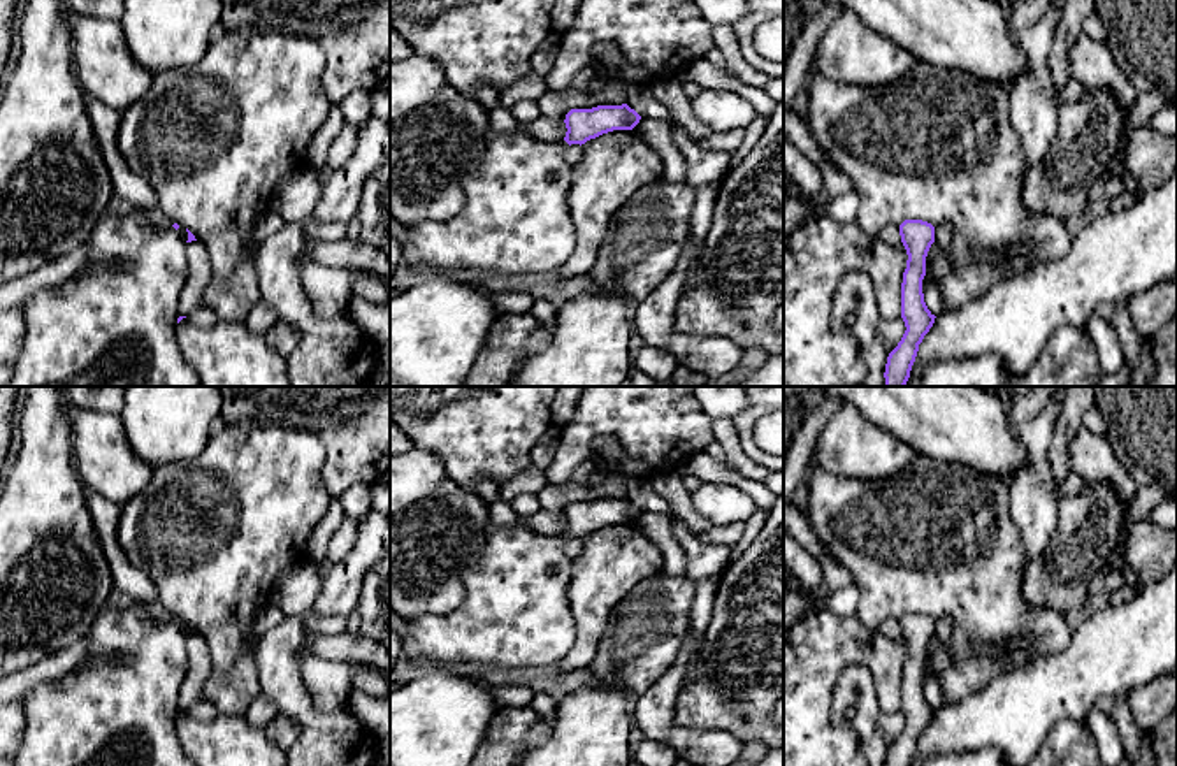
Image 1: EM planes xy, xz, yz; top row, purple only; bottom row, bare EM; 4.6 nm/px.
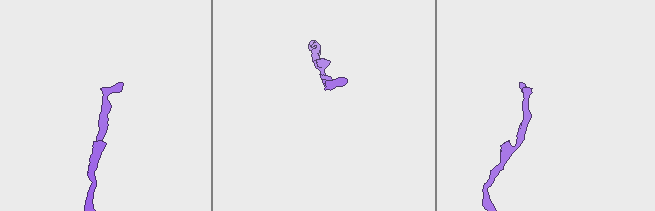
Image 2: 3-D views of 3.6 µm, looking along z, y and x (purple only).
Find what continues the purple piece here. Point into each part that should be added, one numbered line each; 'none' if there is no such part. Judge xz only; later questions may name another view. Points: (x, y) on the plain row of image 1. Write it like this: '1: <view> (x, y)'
none

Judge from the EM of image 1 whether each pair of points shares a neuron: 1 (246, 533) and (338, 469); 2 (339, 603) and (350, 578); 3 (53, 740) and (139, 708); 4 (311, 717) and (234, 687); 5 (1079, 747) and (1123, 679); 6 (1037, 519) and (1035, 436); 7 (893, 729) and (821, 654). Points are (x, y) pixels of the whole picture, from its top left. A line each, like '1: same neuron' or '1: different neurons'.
1: different neurons
2: same neuron
3: same neuron
4: different neurons
5: different neurons
6: same neuron
7: different neurons

